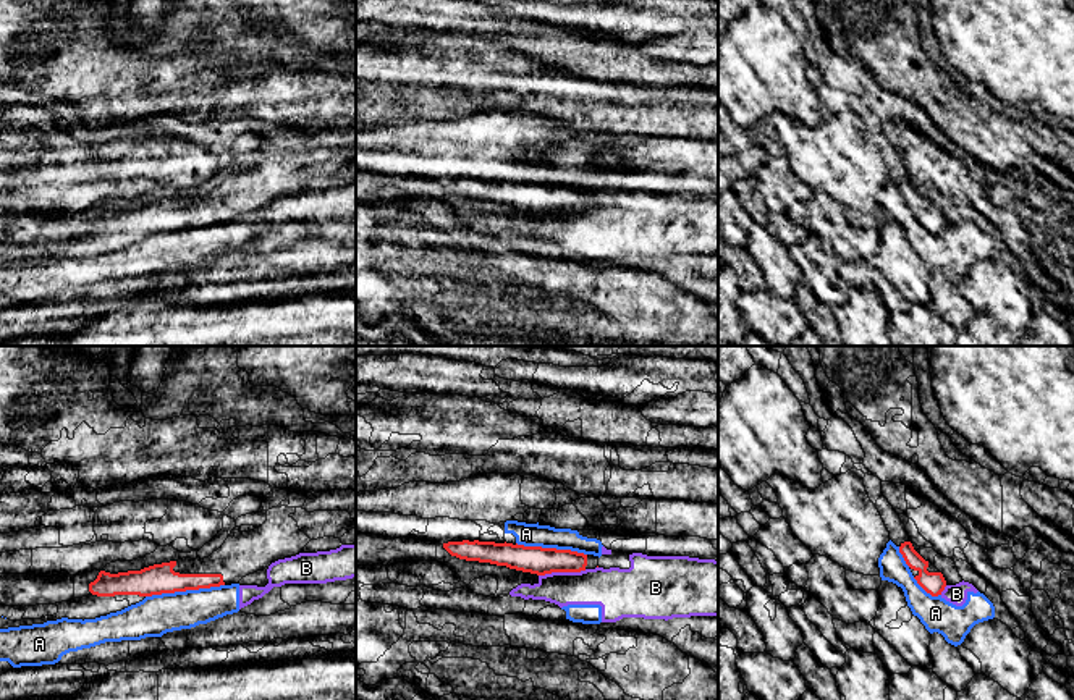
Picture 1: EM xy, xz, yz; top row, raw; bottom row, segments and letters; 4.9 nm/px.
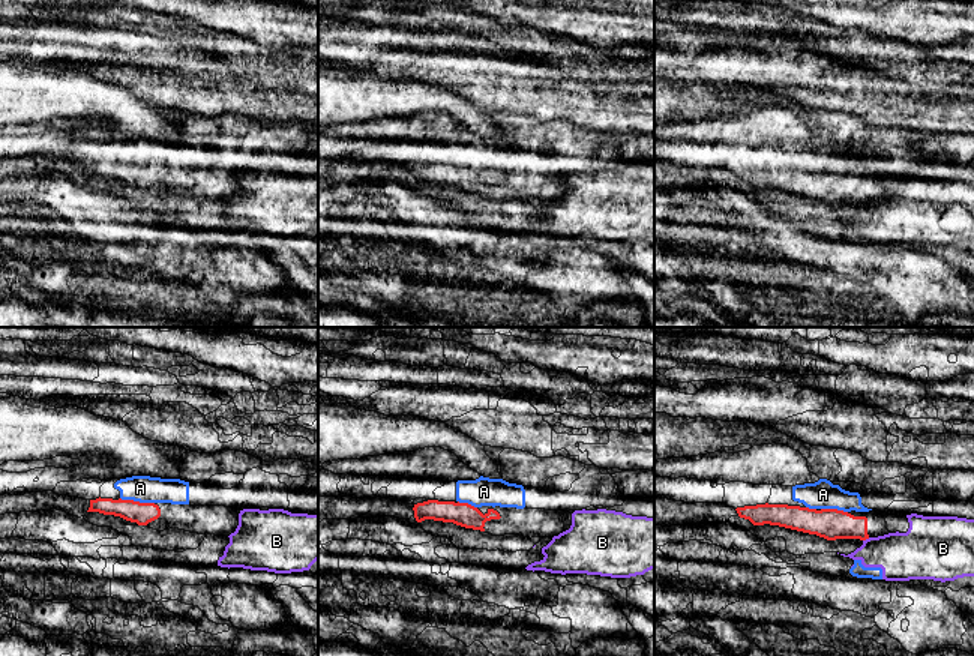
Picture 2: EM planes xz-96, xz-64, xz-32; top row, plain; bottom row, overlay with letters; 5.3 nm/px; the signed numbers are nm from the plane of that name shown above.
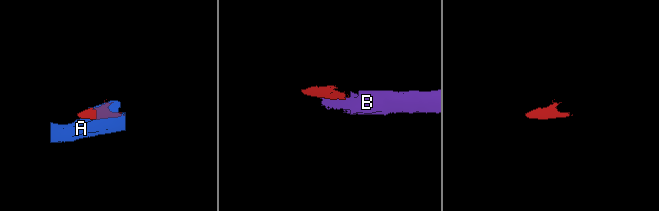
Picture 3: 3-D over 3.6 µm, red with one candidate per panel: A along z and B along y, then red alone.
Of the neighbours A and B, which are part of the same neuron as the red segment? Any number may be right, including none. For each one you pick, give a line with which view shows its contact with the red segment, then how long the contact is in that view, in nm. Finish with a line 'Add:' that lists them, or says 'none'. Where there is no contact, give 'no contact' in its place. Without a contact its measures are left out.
Add: none

